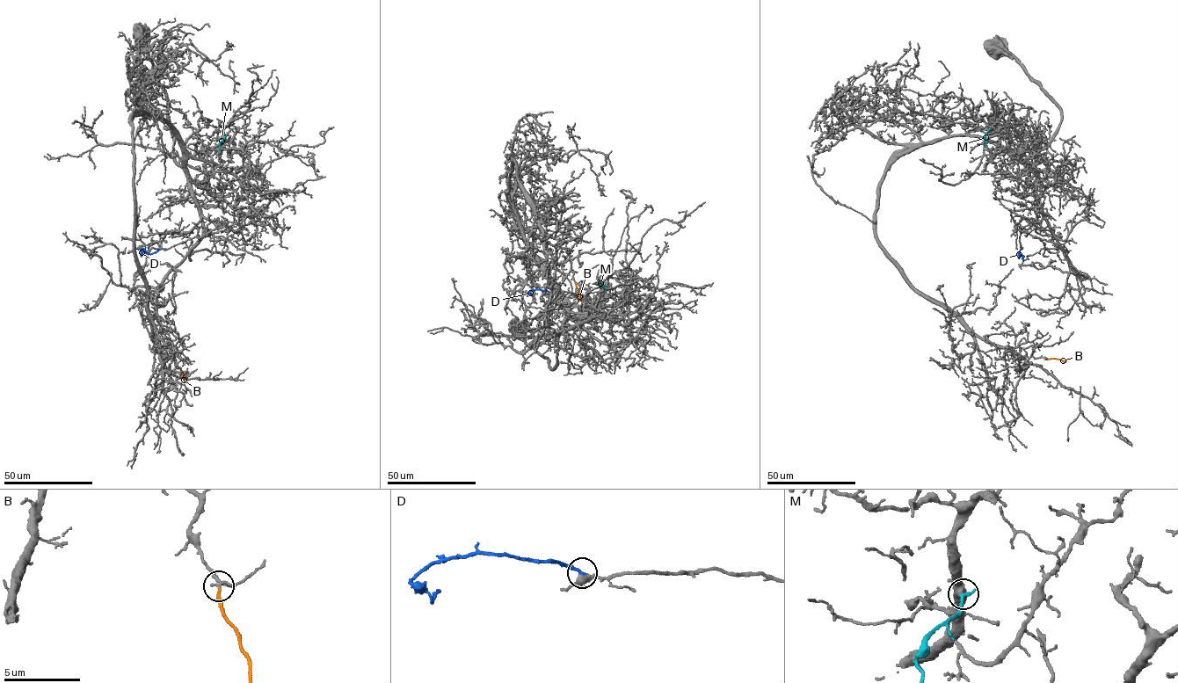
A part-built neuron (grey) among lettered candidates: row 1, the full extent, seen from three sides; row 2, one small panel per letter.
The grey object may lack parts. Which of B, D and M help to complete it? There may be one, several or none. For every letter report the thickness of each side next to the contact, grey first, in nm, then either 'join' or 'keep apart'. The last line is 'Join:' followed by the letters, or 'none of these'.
B: 150 nm thick on the grey side, 200 nm on the other; keep apart
D: 340 nm thick on the grey side, 240 nm on the other; join
M: 190 nm thick on the grey side, 240 nm on the other; join
Join: D, M

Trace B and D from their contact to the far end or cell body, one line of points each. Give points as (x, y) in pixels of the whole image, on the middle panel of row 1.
B: (576, 283), (580, 300)
D: (549, 292), (536, 289), (528, 293), (532, 294)

